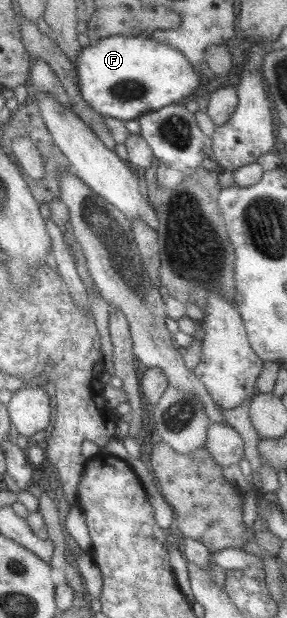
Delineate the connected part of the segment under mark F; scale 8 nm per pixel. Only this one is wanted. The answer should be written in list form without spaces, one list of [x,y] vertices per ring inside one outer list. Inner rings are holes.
[[[144,35],[109,36],[98,39],[81,48],[74,65],[77,70],[77,87],[83,100],[102,116],[121,121],[138,119],[140,115],[155,111],[165,105],[182,103],[193,94],[193,90],[200,82],[206,82],[203,75],[189,64],[189,60],[177,48],[159,43]]]

